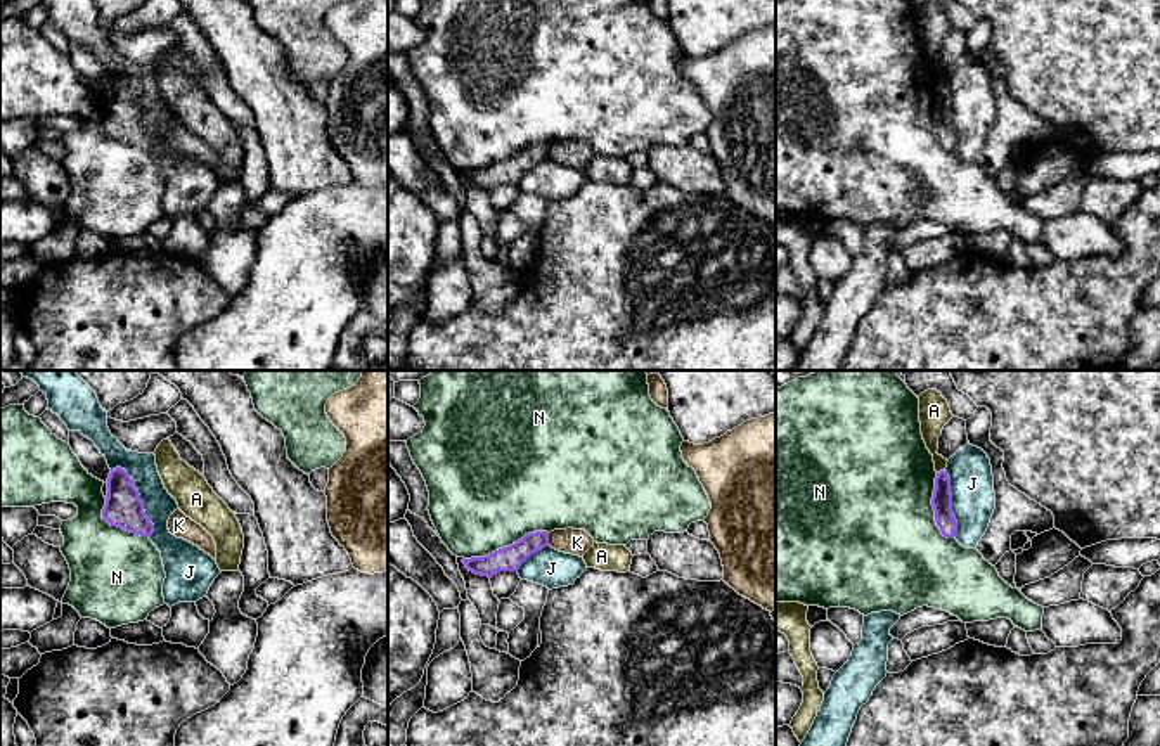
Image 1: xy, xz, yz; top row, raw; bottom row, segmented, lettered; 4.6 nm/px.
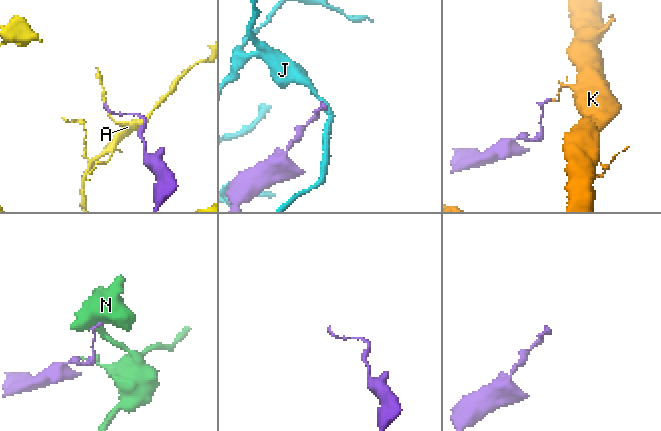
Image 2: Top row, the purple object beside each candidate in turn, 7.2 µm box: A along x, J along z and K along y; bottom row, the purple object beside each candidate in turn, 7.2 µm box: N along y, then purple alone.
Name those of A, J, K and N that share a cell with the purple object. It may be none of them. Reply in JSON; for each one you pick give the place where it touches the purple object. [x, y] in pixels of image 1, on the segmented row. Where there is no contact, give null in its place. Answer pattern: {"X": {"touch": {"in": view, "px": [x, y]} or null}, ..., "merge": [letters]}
{"merge": []}

